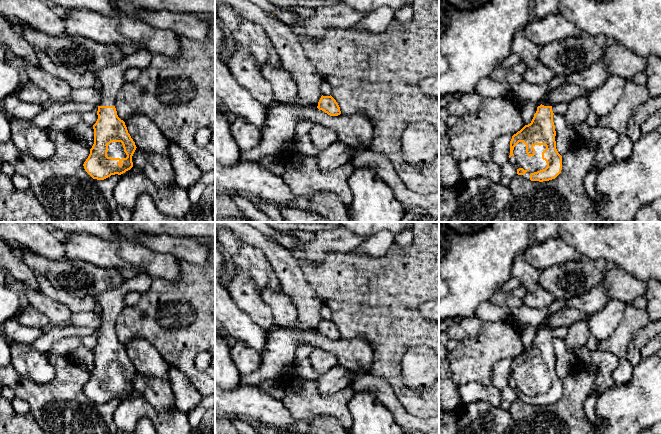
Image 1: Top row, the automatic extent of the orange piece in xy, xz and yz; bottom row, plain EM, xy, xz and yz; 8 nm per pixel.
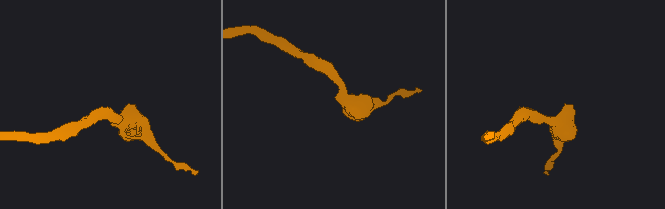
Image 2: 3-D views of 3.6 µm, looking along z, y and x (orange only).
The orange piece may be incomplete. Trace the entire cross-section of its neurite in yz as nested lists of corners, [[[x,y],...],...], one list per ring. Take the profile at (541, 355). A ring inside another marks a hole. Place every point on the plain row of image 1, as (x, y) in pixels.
[[[549,316],[541,323],[541,329],[530,348],[512,360],[509,386],[517,398],[526,404],[549,405],[562,394],[562,380],[556,373],[556,355],[553,346]]]

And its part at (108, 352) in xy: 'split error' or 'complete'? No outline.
split error

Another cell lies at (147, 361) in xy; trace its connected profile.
[[[135,338],[124,346],[138,373],[169,383],[170,364],[164,360],[150,342]]]

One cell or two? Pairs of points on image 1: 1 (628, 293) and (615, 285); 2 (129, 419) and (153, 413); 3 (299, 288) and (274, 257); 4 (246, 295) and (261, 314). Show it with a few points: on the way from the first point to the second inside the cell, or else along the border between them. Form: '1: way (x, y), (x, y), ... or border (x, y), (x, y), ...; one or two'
1: way (625, 290), (618, 285); one
2: way (135, 413), (147, 413); one
3: way (291, 280), (287, 268), (282, 263); one
4: way (249, 300), (256, 309); one

